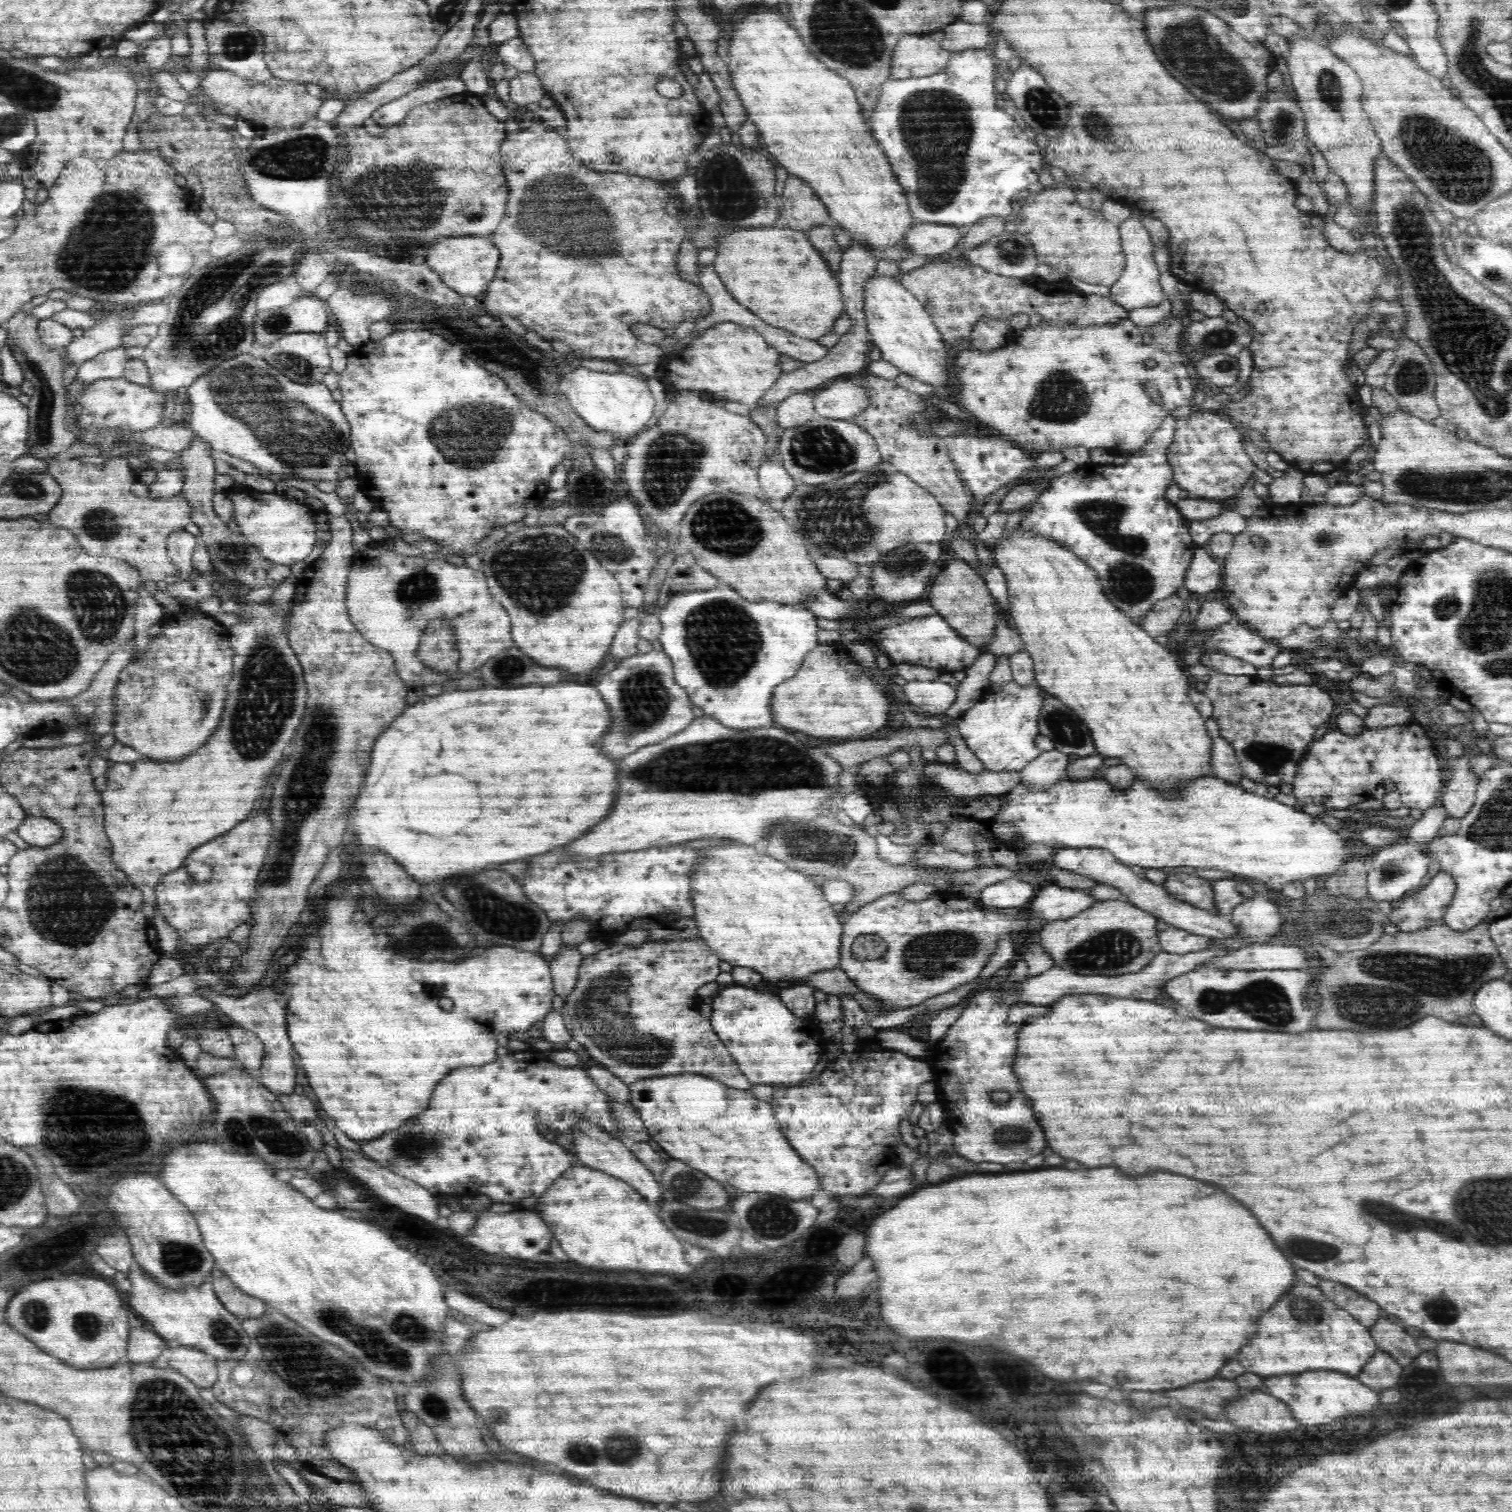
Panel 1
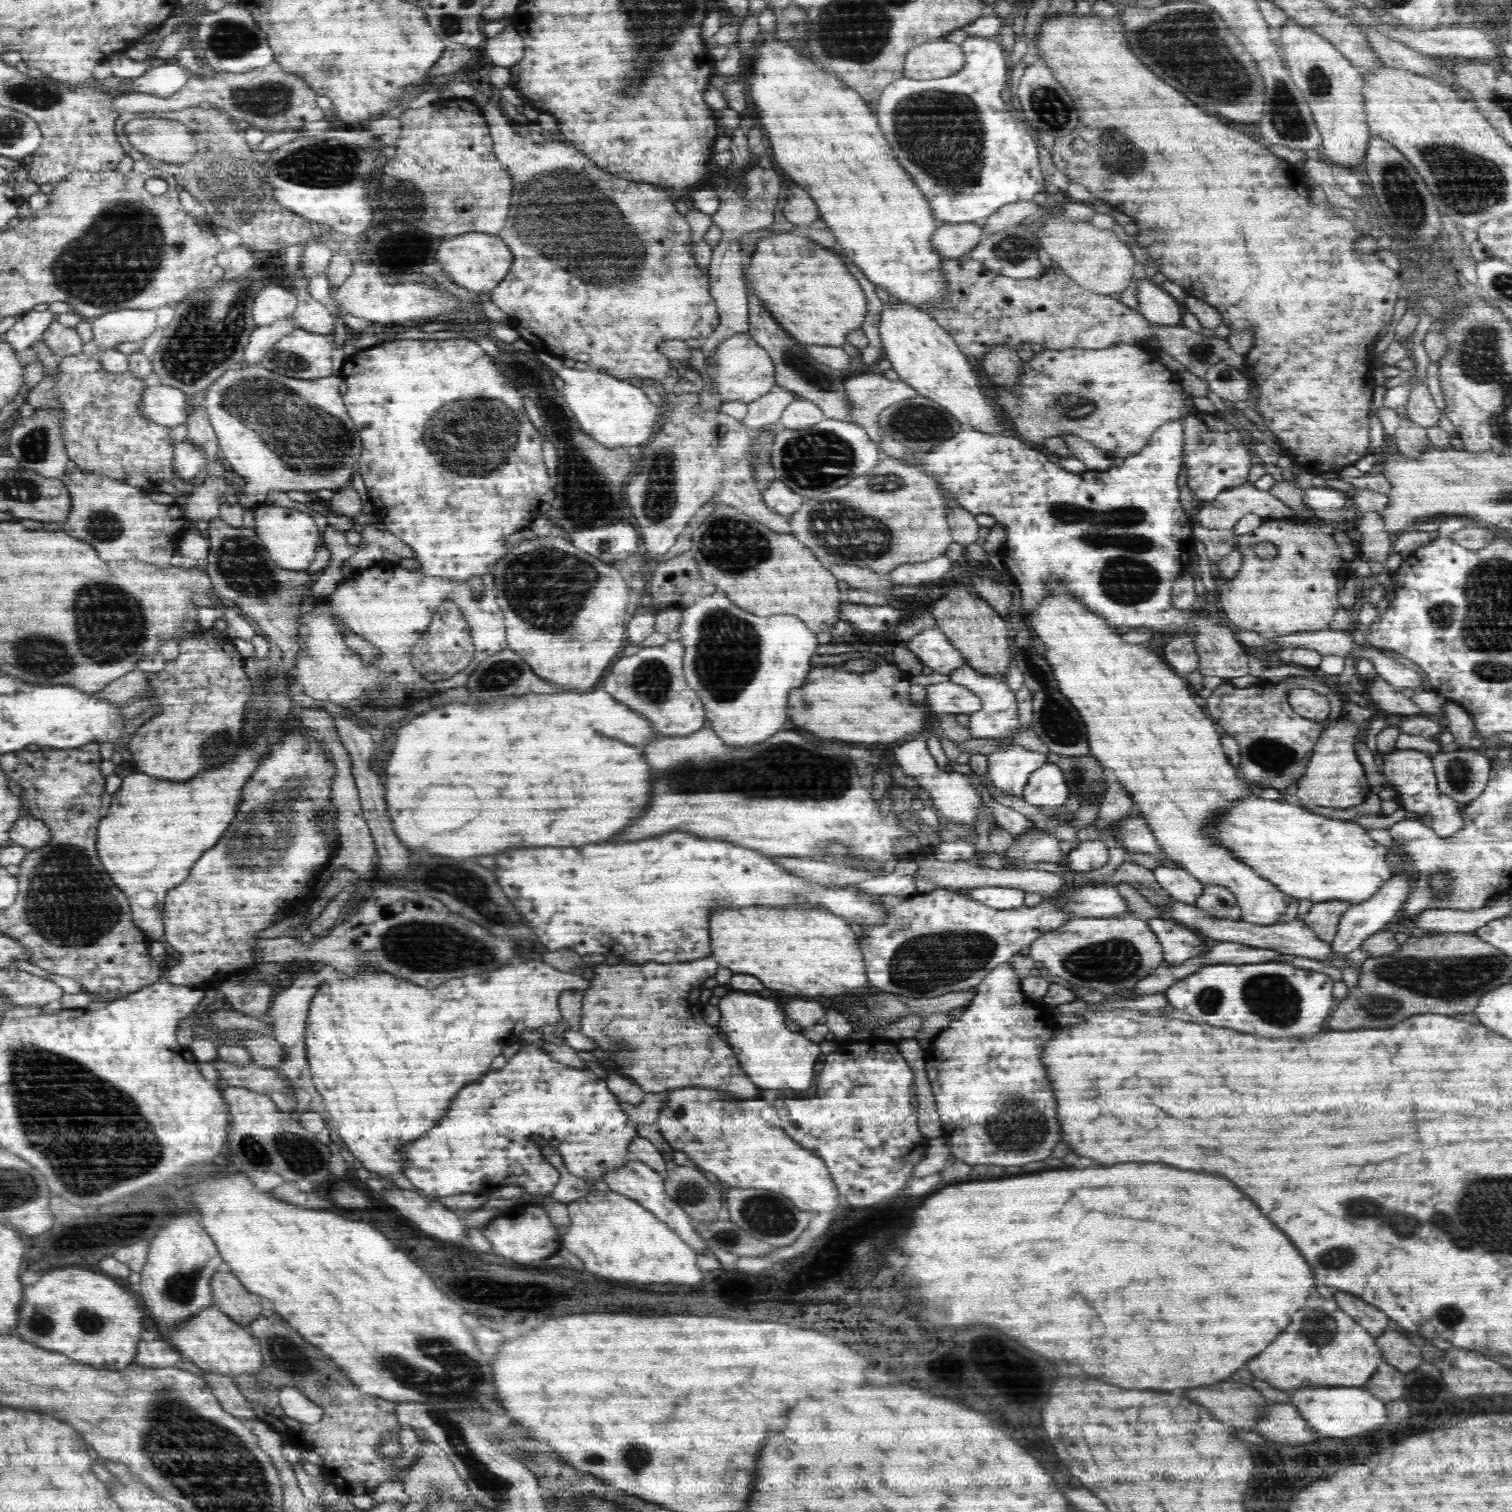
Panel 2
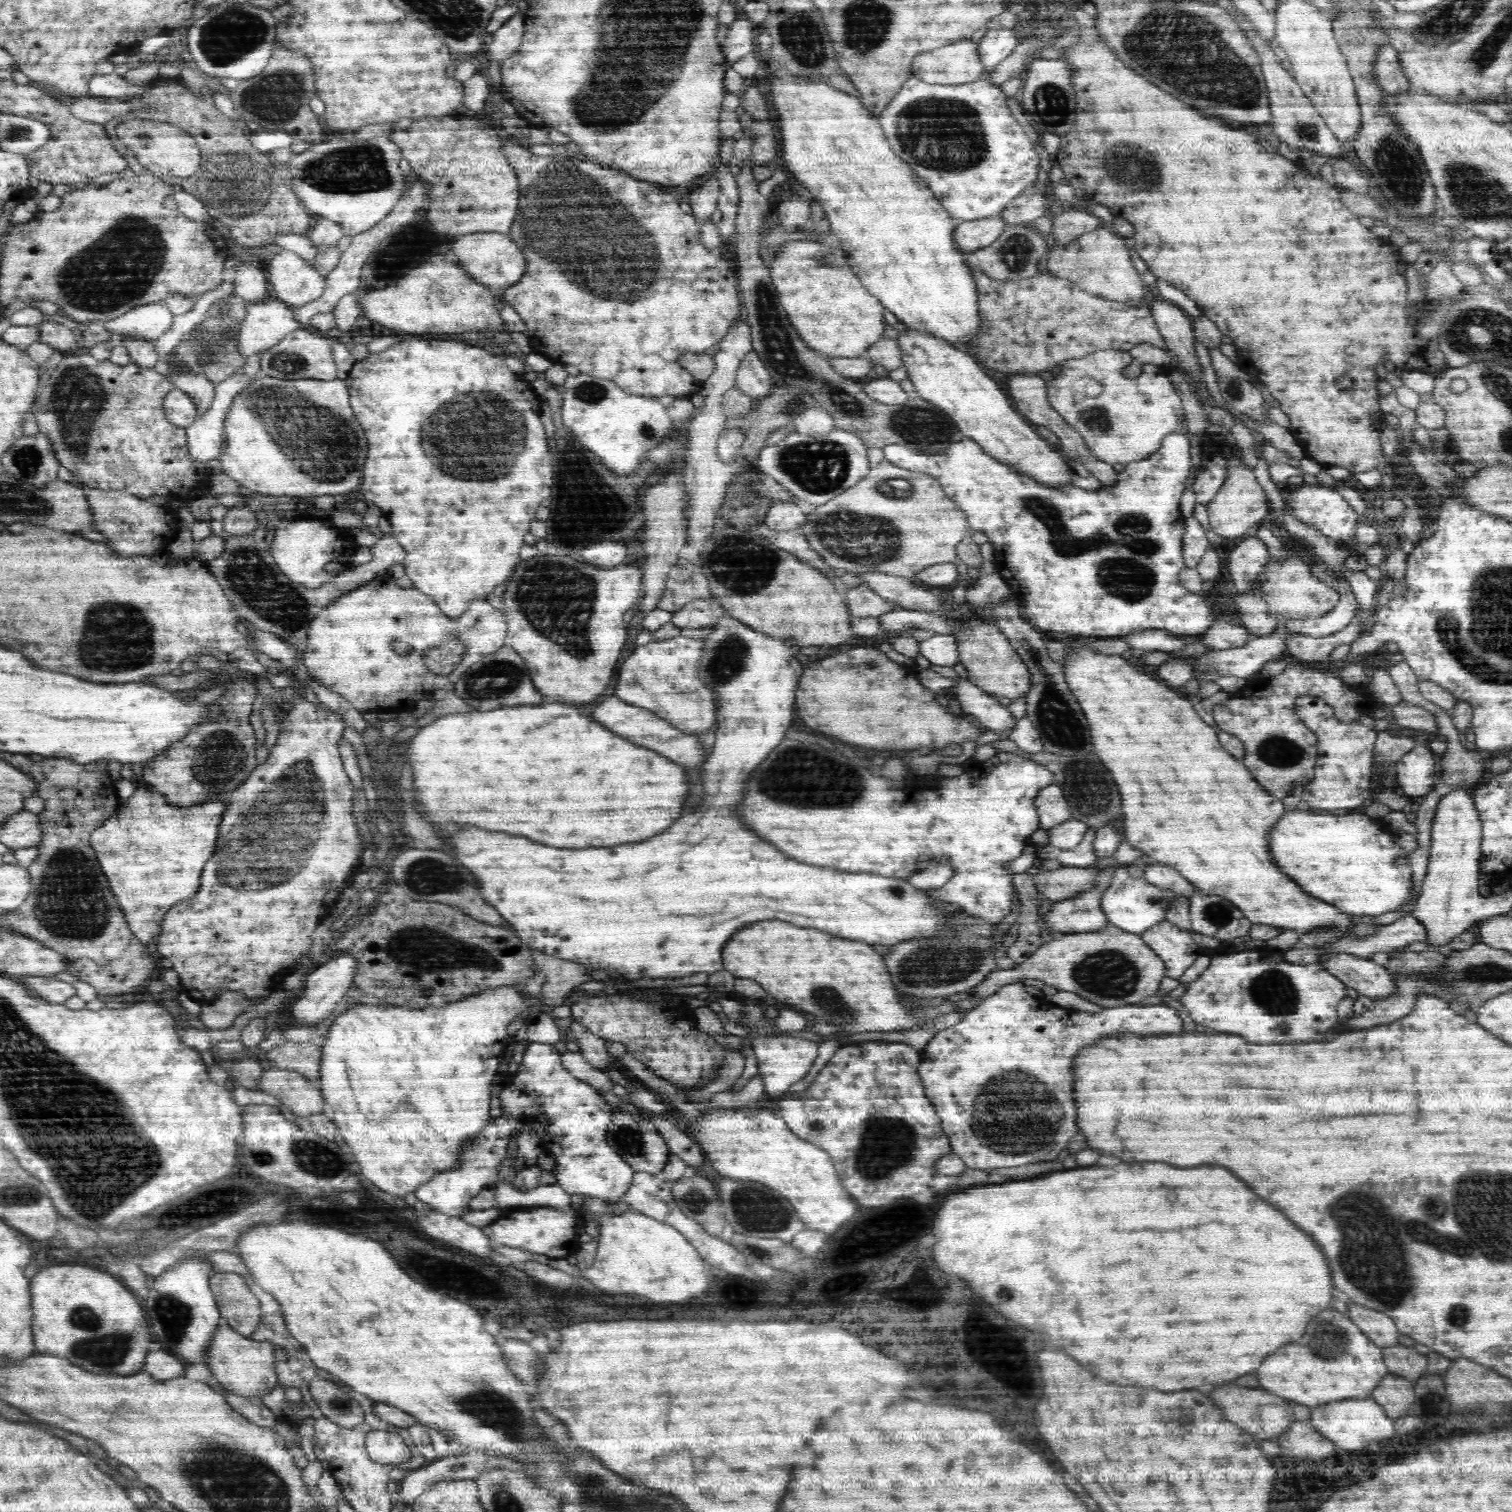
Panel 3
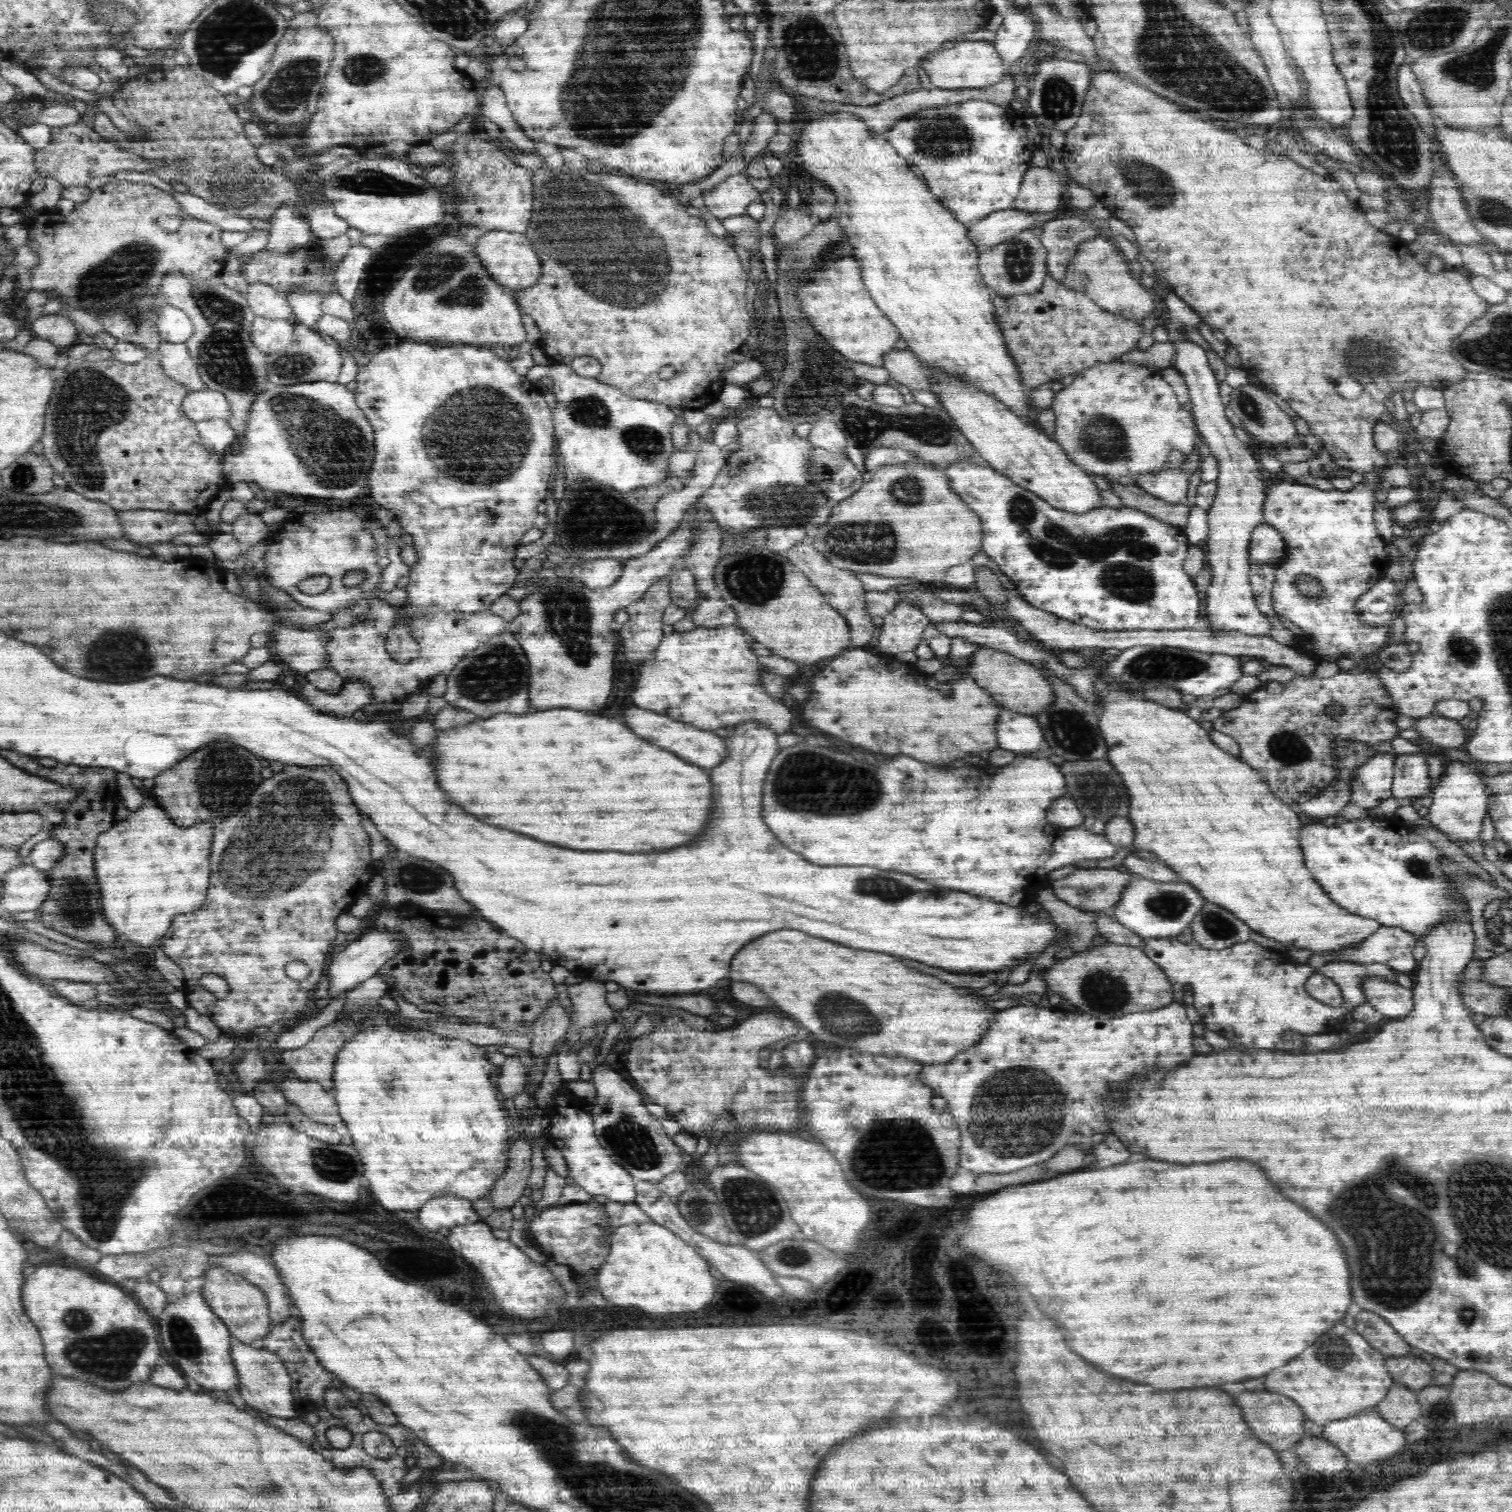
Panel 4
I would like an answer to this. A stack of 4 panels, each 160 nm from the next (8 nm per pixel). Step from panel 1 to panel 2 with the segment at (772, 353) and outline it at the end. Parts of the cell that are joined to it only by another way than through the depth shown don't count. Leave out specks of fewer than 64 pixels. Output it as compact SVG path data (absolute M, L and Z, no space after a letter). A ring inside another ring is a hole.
M748 332L731 335L716 346L718 354L714 366L708 366L706 374L714 378L723 401L752 402L768 394L775 385L775 366L770 354L762 348Z

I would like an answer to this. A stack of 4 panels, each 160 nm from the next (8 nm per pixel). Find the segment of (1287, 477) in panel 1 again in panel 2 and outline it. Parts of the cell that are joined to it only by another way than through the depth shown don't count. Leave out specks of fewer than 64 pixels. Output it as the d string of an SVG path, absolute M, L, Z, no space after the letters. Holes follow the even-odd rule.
M1246 482L1220 492L1213 501L1200 508L1192 520L1206 528L1230 530L1246 514L1286 518L1293 512L1280 498Z

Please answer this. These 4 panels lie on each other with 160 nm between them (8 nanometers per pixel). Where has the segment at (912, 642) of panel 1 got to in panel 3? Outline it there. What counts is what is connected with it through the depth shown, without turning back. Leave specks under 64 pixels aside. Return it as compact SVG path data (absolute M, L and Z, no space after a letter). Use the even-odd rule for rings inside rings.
M933 634L919 642L919 649L931 664L953 667L959 662L958 643L952 635Z

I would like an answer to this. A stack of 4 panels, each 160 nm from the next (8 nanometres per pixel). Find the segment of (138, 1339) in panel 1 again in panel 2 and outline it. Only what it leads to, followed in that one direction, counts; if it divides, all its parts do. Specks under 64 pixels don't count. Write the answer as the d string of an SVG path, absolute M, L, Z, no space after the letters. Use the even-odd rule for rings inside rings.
M164 1339L153 1341L140 1340L138 1350L136 1350L136 1362L138 1365L148 1368L158 1368L172 1366L182 1368L181 1354L169 1346Z

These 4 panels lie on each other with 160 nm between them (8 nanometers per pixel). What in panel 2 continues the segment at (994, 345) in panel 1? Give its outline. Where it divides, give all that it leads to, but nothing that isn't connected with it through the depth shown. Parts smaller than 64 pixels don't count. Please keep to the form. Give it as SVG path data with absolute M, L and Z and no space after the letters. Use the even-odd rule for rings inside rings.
M1005 344L992 346L982 362L989 380L998 383L998 386L1018 386L1018 374L1023 365L1014 349Z

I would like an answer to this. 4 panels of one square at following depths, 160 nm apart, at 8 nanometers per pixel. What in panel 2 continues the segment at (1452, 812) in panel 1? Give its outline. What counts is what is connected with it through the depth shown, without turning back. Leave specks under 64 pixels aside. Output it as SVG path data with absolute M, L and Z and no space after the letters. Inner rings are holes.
M1459 748L1450 752L1440 751L1433 757L1433 766L1438 789L1462 806L1473 802L1490 781L1491 759L1480 754L1478 749Z

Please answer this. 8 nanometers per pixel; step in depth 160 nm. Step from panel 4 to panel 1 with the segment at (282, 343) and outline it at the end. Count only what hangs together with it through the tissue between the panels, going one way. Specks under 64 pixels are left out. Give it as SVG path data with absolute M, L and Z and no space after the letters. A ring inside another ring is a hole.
M290 276L278 284L266 286L258 296L258 309L260 311L276 311L291 306L302 296L302 290L295 276Z

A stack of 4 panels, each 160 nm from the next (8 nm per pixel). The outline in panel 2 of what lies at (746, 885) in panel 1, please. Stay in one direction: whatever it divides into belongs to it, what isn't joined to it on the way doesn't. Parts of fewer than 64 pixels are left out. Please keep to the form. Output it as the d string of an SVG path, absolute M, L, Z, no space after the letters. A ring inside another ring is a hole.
M740 908L718 910L710 920L714 958L733 974L752 974L770 990L780 990L796 998L844 1000L858 996L862 988L872 988L866 980L858 939L842 917L826 910L770 910Z

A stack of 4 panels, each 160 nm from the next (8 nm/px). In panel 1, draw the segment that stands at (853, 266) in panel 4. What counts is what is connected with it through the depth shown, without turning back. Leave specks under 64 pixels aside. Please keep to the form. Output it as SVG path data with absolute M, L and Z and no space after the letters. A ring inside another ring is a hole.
M748 227L728 234L718 234L715 239L716 259L712 265L726 289L734 299L763 322L792 334L818 340L828 333L839 316L845 314L841 285L837 274L830 269L826 259L807 239L804 231L786 227Z

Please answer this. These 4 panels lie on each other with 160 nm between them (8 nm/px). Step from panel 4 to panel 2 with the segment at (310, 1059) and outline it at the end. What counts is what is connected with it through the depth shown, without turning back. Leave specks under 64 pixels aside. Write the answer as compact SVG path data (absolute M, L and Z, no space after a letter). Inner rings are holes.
M257 1034L245 1040L245 1048L250 1052L252 1062L266 1068L278 1068L285 1057L285 1049L272 1036Z

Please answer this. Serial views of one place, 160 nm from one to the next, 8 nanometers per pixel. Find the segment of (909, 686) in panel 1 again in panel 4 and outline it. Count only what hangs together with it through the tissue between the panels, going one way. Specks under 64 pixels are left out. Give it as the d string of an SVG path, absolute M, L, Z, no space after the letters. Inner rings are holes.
M1001 707L995 723L998 746L1016 754L1030 754L1047 747L1045 732L1036 717Z

